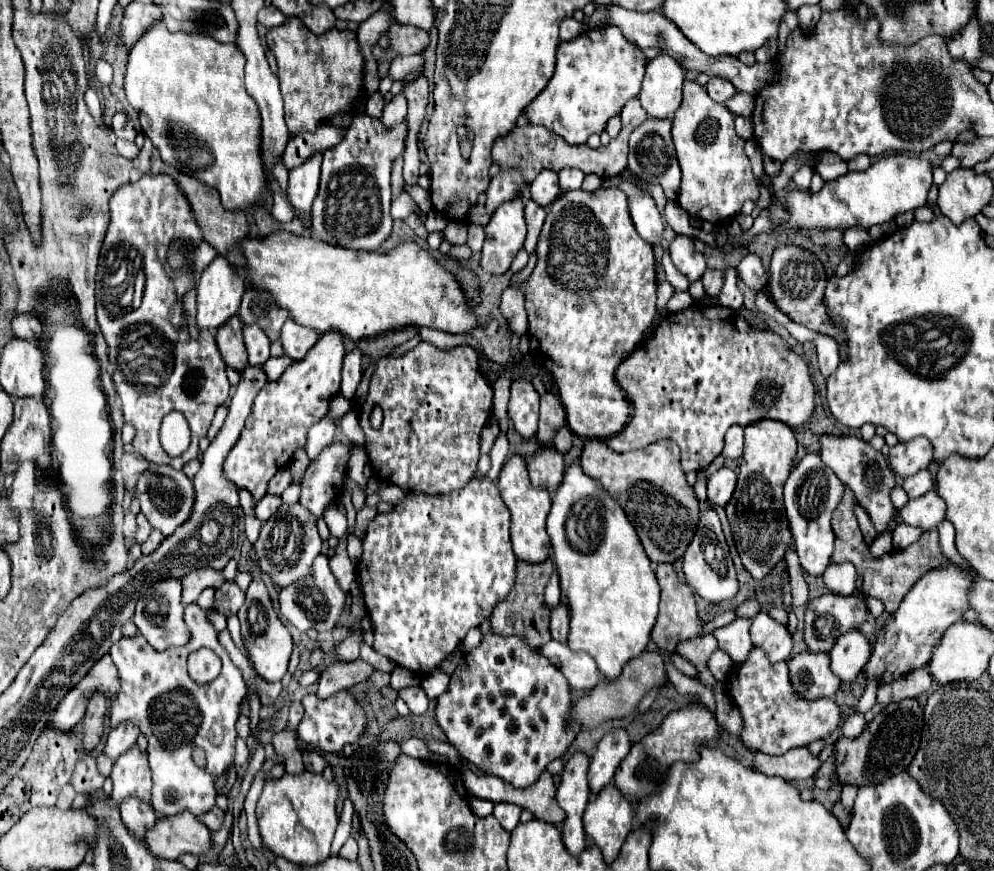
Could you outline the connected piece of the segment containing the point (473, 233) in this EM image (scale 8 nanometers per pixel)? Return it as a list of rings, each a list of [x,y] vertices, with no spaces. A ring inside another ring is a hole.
[[[471,224],[469,226],[469,238],[467,238],[467,246],[477,254],[481,252],[481,246],[483,246],[483,240],[485,240],[485,232],[483,232],[483,226],[475,226]]]

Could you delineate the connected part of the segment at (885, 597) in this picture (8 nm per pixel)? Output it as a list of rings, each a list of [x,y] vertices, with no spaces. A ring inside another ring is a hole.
[[[845,490],[845,496],[843,496],[843,500],[839,504],[839,510],[833,514],[833,526],[839,526],[839,528],[837,528],[837,534],[835,534],[835,550],[831,554],[831,562],[833,564],[851,562],[857,568],[859,576],[863,578],[861,590],[867,596],[881,600],[889,614],[893,614],[899,608],[901,600],[911,590],[911,586],[921,578],[921,574],[925,574],[931,568],[939,568],[939,566],[943,566],[947,562],[947,558],[943,556],[943,552],[939,548],[937,530],[925,532],[917,542],[913,542],[905,550],[891,550],[885,556],[875,558],[871,554],[871,548],[865,542],[859,526],[855,524],[855,518],[853,518],[853,494],[849,490]],[[841,508],[845,508],[845,510],[841,510]],[[845,526],[849,526],[849,528],[845,528]]]

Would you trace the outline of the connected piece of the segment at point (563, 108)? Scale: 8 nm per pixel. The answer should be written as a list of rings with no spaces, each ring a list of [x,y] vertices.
[[[595,28],[557,48],[555,74],[545,90],[525,108],[531,126],[543,126],[569,144],[585,144],[591,134],[601,134],[609,118],[619,114],[625,102],[639,94],[645,76],[645,58],[617,28]]]

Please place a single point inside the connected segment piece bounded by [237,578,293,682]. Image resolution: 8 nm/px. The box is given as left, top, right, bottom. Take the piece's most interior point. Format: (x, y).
(269, 642)

